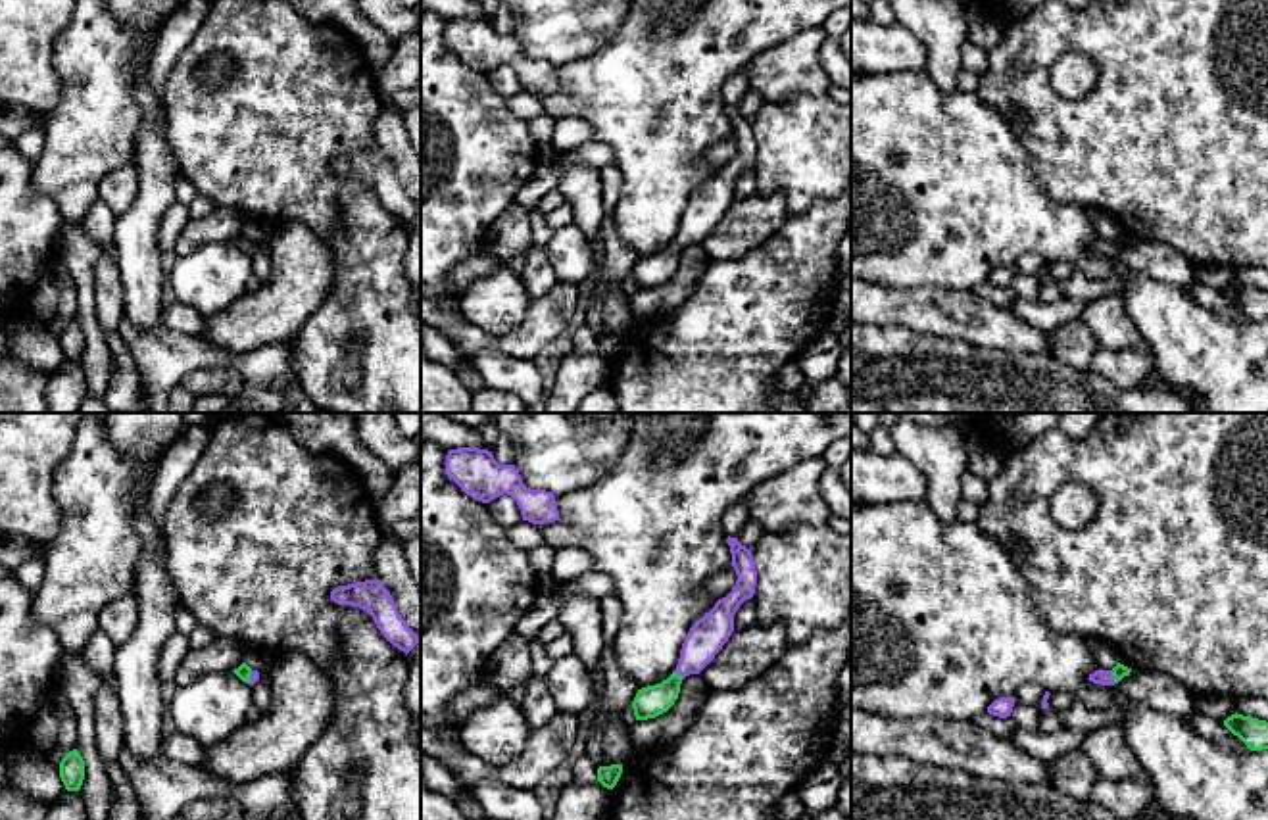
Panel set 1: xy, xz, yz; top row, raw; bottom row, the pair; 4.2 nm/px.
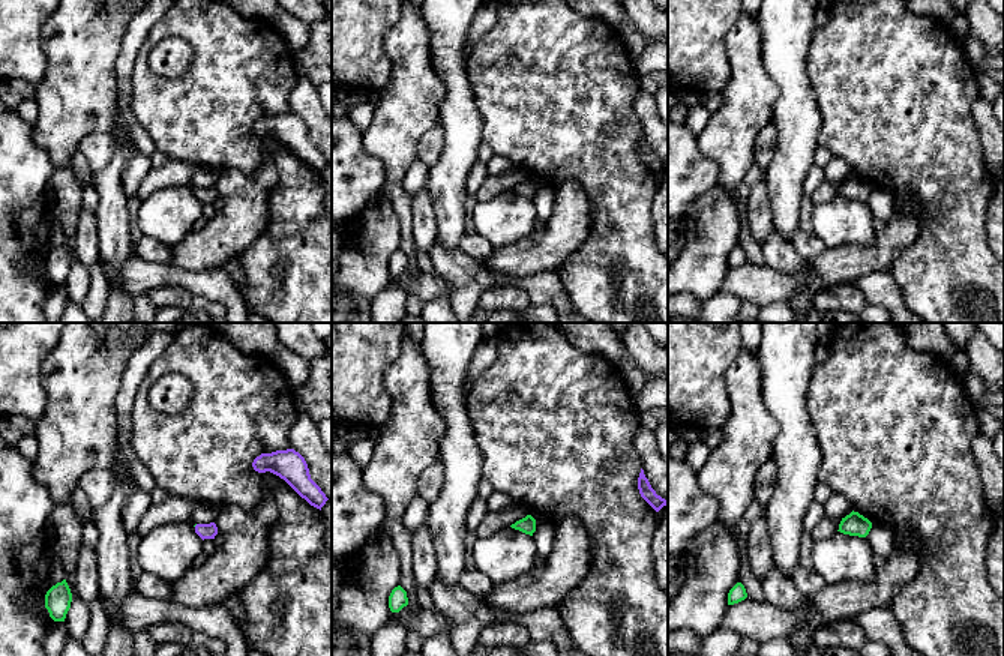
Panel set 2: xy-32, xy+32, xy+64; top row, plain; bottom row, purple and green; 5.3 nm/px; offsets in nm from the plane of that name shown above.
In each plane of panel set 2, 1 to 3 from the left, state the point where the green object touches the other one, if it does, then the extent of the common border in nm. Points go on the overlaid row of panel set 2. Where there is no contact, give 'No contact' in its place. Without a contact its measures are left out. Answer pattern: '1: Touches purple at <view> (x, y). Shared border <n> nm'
1: No contact
2: No contact
3: No contact

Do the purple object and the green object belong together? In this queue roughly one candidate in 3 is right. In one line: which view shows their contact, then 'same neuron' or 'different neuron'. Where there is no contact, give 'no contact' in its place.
yz | same neuron

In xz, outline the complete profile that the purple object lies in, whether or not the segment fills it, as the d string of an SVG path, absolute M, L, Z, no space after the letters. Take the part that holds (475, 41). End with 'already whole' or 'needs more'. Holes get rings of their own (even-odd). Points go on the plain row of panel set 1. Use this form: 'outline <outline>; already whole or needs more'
outline M450 19L444 35L448 48L473 69L490 73L507 63L517 71L523 90L544 94L559 88L551 61L526 58L515 35L500 35L488 19Z; already whole

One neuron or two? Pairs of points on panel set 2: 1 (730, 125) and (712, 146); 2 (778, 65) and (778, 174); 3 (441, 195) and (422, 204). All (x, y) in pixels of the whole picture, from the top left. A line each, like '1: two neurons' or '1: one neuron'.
1: one neuron
2: one neuron
3: two neurons

